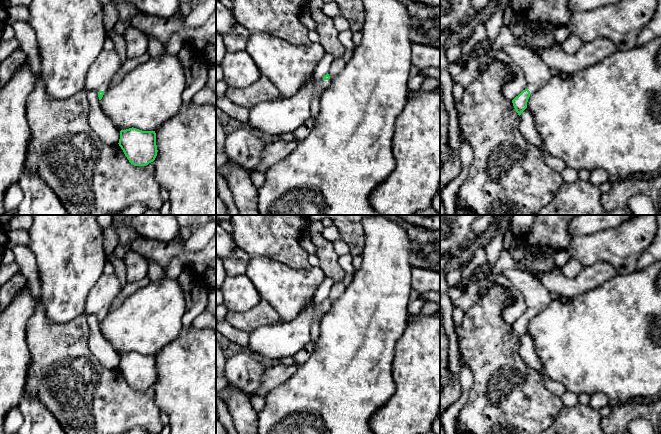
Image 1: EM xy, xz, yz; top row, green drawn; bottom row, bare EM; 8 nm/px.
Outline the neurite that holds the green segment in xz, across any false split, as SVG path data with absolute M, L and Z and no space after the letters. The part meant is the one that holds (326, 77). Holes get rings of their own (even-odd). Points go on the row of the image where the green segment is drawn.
M327 73L322 80L313 81L287 99L263 101L249 109L249 128L268 135L293 133L306 120L311 118L310 107L313 97L321 97L330 85Z

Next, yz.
M506 45L504 52L513 63L523 72L527 88L513 100L513 106L520 116L527 108L527 102L531 93L541 89L550 81L552 74L550 67L534 53L520 45Z

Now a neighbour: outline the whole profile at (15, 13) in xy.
M12 6L7 9L7 23L12 24L15 21L27 21L30 16L29 6Z

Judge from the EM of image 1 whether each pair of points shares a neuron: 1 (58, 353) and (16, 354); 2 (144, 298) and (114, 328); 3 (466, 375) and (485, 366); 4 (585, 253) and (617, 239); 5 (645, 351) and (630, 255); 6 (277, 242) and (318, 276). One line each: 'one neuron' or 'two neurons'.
1: two neurons
2: one neuron
3: two neurons
4: one neuron
5: two neurons
6: two neurons

